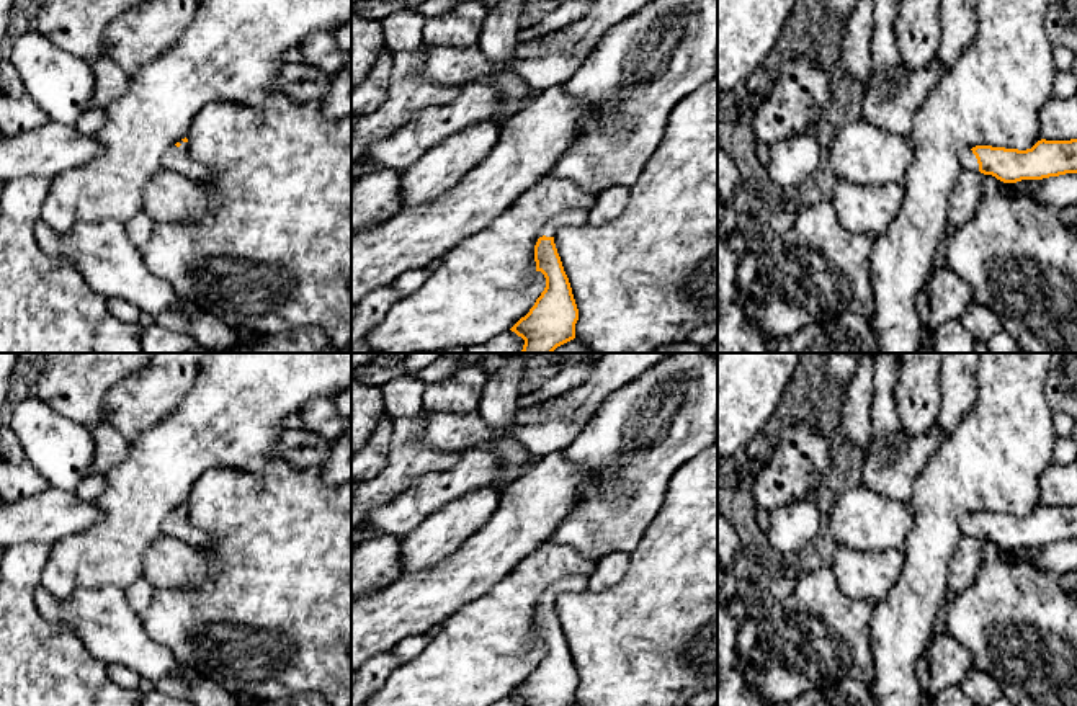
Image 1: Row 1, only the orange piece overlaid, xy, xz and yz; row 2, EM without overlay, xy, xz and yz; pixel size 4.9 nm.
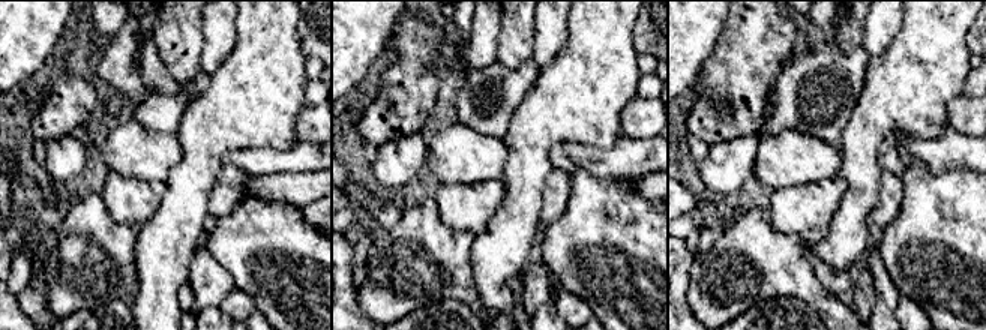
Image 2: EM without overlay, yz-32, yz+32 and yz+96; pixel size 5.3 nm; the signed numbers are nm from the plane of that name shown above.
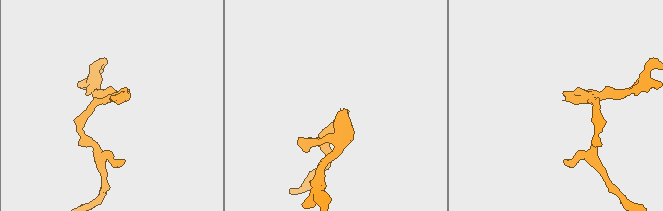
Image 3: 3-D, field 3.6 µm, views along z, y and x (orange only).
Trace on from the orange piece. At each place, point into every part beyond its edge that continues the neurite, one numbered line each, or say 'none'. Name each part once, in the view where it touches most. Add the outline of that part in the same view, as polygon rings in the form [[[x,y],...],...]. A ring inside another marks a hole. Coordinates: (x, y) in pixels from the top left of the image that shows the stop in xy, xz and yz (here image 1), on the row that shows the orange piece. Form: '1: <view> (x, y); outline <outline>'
1: yz (968, 160); outline [[[963,149],[959,152],[959,163],[963,170],[979,170],[979,163],[971,149]]]

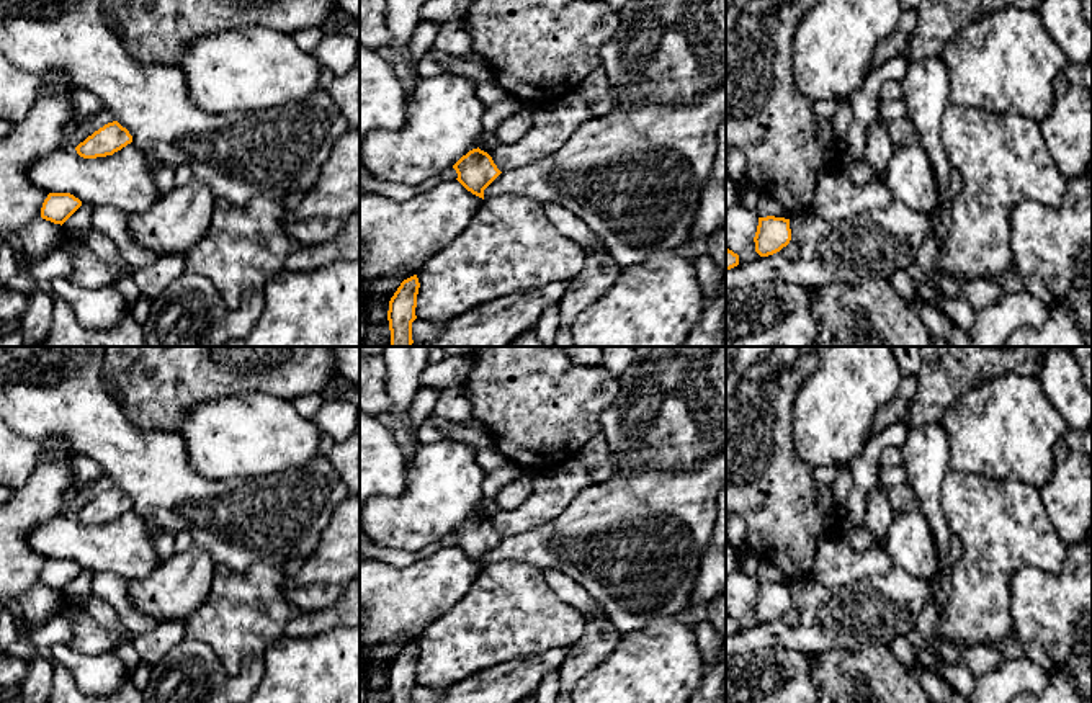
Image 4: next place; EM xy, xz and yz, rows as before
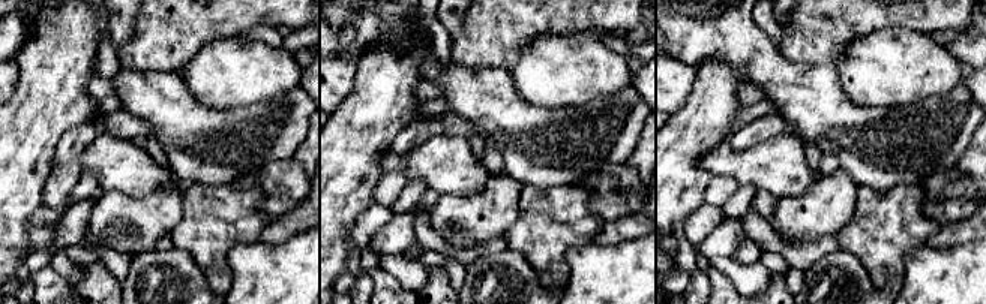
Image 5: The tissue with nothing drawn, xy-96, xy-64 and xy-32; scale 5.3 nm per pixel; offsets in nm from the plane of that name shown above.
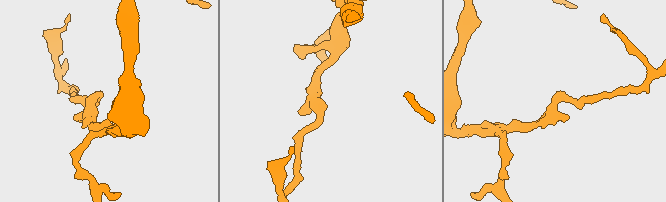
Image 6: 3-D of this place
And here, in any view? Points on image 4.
none

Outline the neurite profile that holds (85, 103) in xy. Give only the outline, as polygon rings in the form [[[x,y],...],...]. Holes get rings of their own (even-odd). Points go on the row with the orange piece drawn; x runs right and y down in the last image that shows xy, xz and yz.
[[[75,88],[70,93],[70,100],[80,118],[93,116],[103,110],[101,100],[88,90]]]

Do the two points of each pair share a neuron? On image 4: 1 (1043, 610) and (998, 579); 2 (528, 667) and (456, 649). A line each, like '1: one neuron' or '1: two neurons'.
1: two neurons
2: two neurons

